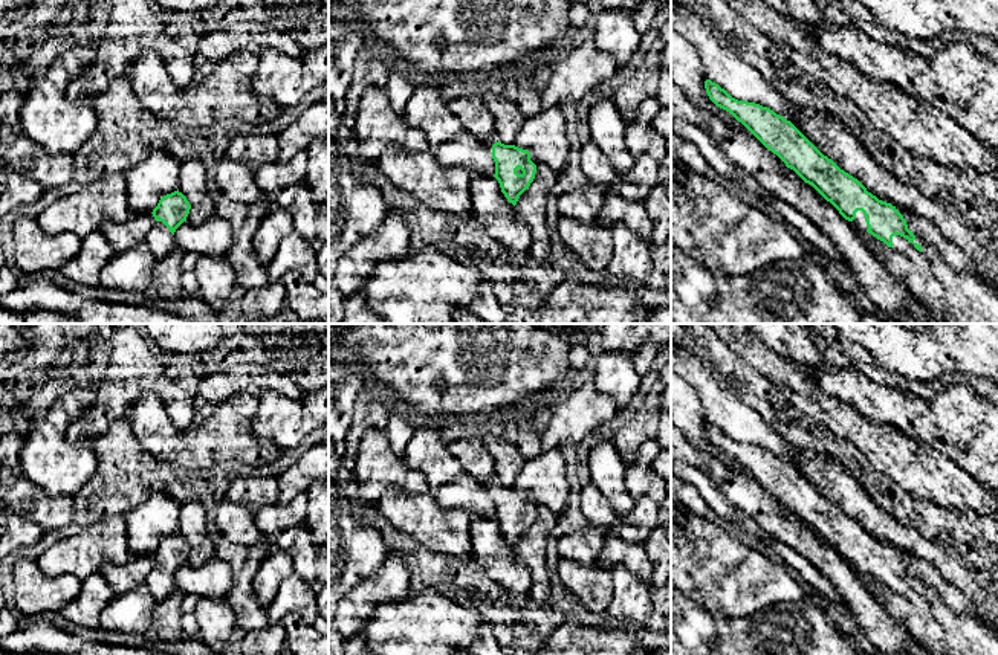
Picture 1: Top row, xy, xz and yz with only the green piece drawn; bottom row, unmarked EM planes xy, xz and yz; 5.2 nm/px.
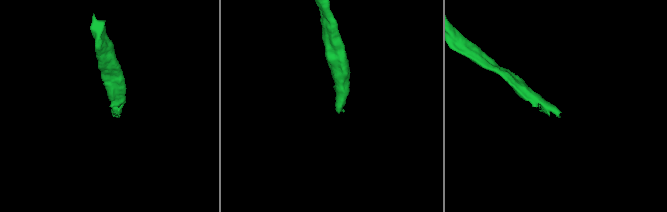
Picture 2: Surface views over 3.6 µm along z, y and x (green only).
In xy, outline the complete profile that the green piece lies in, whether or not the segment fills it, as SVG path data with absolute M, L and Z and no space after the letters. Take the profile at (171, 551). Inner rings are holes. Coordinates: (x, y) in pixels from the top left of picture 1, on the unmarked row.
M179 533L167 536L159 542L151 554L156 565L145 579L154 602L167 599L176 589L174 574L186 563L190 551L190 544Z

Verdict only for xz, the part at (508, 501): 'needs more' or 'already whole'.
needs more

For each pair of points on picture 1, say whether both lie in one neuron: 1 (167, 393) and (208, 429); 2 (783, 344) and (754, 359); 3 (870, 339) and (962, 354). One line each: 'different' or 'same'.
1: different
2: different
3: same

